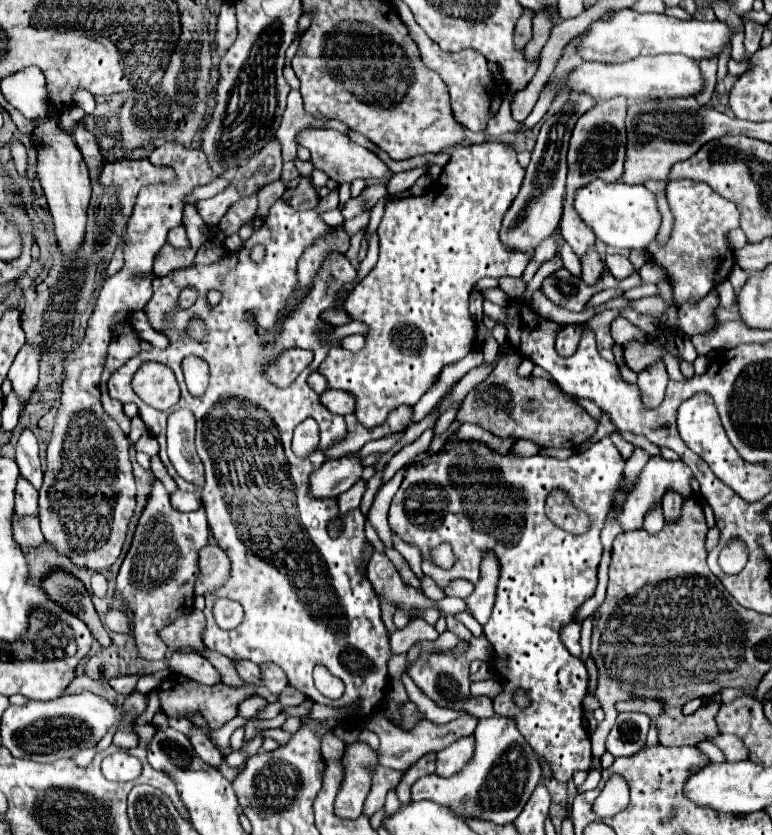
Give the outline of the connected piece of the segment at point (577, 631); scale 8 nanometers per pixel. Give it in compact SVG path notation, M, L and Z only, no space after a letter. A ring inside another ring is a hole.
M567 624L561 630L561 640L567 644L571 654L581 656L581 624Z

